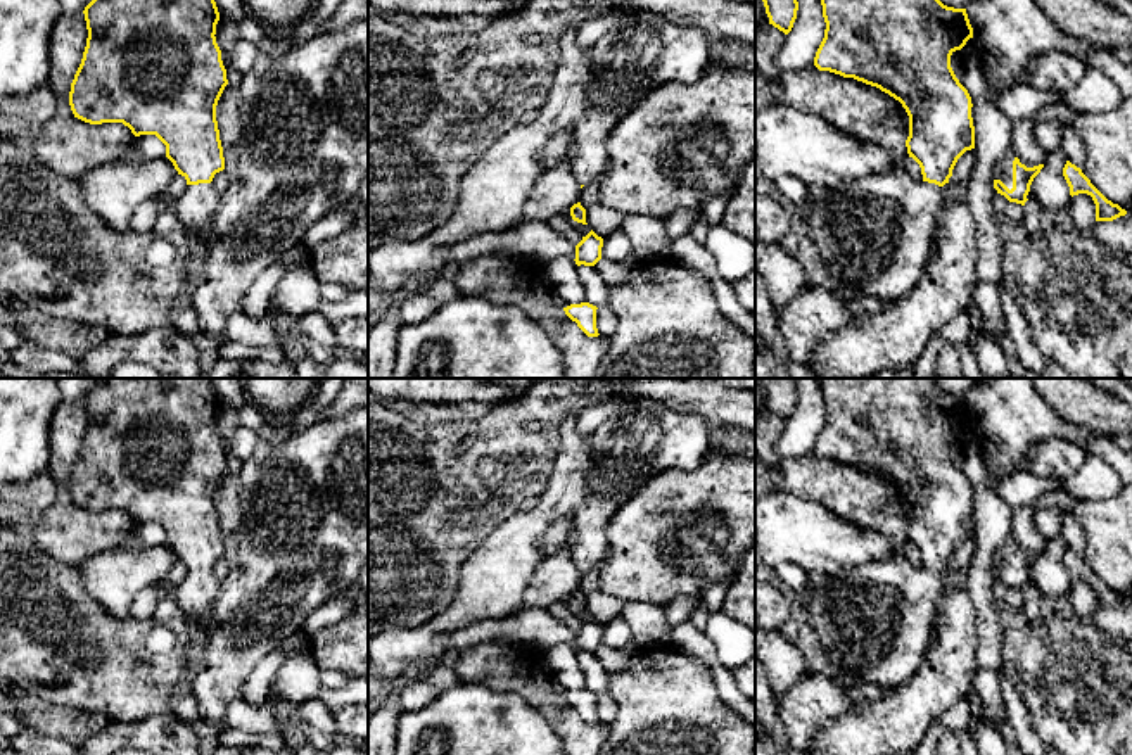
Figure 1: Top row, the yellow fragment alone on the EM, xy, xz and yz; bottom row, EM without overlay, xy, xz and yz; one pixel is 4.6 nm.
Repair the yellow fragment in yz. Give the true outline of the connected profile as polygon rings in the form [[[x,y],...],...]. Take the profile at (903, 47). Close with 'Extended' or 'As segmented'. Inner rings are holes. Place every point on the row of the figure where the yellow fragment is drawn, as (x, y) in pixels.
[[[821,0],[821,5],[826,29],[814,66],[876,86],[902,104],[909,116],[907,154],[919,164],[923,180],[916,181],[902,169],[885,176],[866,176],[836,190],[807,187],[809,200],[800,209],[807,235],[836,283],[835,290],[847,304],[857,297],[899,301],[923,275],[935,218],[945,202],[944,185],[949,183],[957,159],[975,149],[971,97],[951,67],[951,55],[973,38],[973,28],[966,9],[947,7],[940,0]]]. Extended

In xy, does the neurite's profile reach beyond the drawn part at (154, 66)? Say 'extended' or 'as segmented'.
extended

